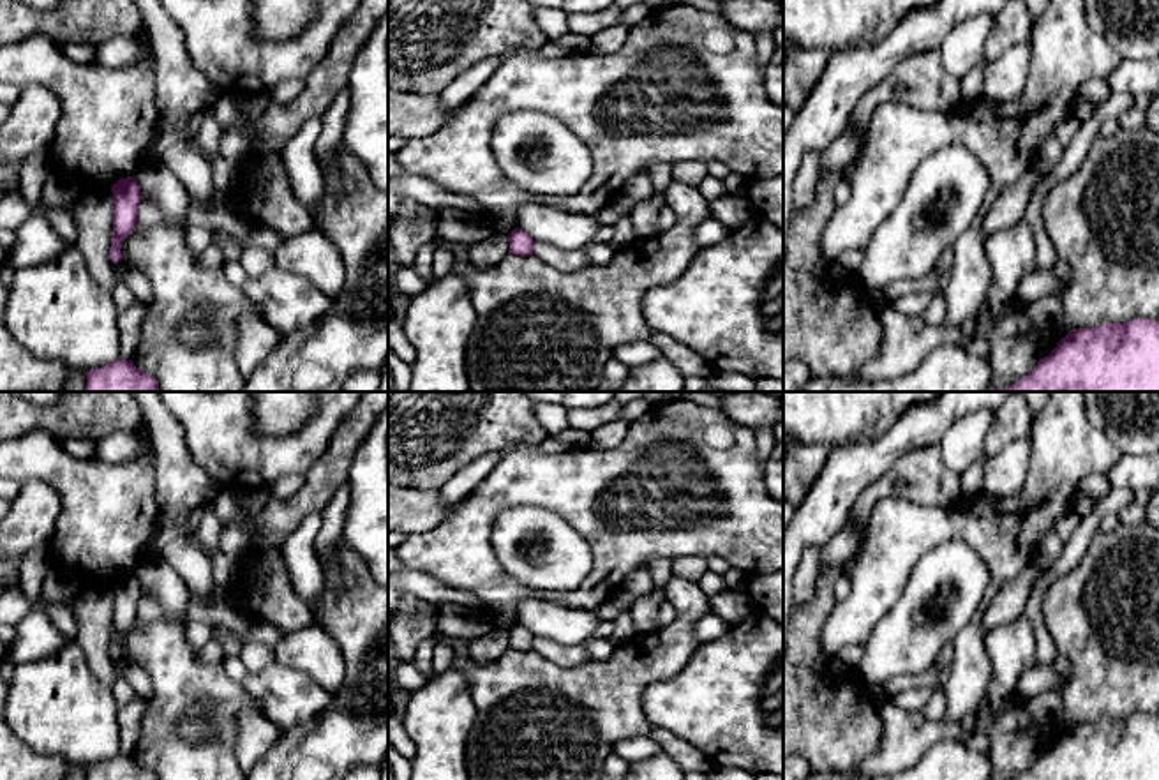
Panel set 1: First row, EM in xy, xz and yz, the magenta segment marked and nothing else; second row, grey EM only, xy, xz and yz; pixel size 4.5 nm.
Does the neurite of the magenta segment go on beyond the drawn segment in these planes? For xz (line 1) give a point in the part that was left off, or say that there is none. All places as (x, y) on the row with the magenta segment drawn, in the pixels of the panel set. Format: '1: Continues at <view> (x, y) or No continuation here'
1: No continuation here

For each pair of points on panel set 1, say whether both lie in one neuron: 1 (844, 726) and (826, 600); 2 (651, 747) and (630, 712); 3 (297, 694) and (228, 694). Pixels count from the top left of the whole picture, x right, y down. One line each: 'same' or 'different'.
1: same
2: different
3: different

